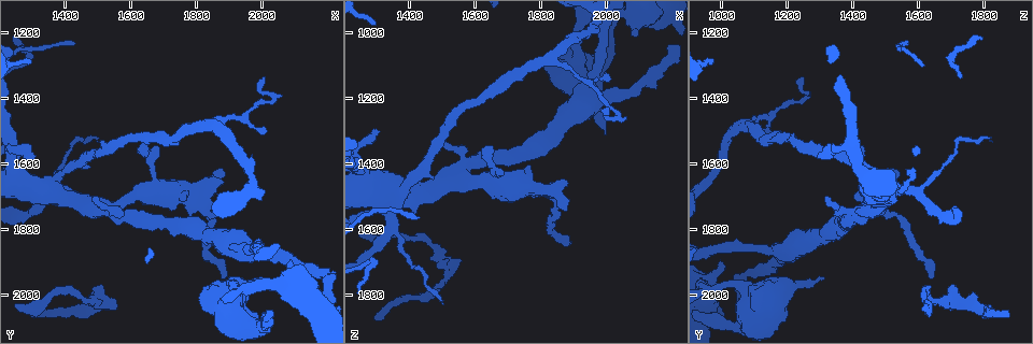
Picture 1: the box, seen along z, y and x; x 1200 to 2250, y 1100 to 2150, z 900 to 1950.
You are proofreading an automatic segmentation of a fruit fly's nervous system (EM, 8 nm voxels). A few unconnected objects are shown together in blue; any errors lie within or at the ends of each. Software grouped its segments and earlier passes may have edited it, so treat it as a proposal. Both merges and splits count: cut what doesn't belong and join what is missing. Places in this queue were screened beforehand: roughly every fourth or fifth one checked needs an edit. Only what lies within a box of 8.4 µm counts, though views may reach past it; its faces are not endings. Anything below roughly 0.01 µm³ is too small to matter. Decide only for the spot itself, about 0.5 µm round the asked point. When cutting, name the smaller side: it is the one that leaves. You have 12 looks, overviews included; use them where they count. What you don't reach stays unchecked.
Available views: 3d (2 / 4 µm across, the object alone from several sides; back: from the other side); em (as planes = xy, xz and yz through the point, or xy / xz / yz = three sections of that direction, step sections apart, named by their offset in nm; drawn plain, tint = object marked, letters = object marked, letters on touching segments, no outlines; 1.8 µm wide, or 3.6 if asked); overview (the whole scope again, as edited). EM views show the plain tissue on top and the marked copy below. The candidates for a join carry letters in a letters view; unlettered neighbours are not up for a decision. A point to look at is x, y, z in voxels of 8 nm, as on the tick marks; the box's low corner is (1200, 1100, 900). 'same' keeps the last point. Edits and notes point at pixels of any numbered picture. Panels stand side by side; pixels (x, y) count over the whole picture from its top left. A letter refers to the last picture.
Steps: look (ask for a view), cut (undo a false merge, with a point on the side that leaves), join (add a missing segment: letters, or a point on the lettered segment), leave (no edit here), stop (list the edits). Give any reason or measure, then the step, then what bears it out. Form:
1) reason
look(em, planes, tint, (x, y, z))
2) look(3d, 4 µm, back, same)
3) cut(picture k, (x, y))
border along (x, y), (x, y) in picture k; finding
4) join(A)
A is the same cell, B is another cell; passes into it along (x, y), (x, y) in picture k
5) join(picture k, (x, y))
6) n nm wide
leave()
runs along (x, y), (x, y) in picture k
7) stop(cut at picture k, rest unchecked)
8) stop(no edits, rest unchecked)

thick turns thin
look(3d, 4 µm, (1840, 1755, 1505))

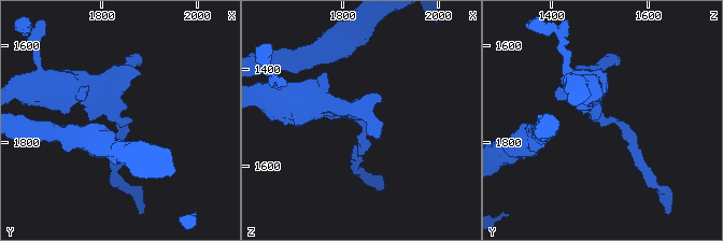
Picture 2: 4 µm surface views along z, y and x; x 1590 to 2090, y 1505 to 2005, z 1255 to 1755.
arms of 160, 340 nm
look(em, 3.6 µm, xy, step 4, tint, (1835, 1760, 1505))

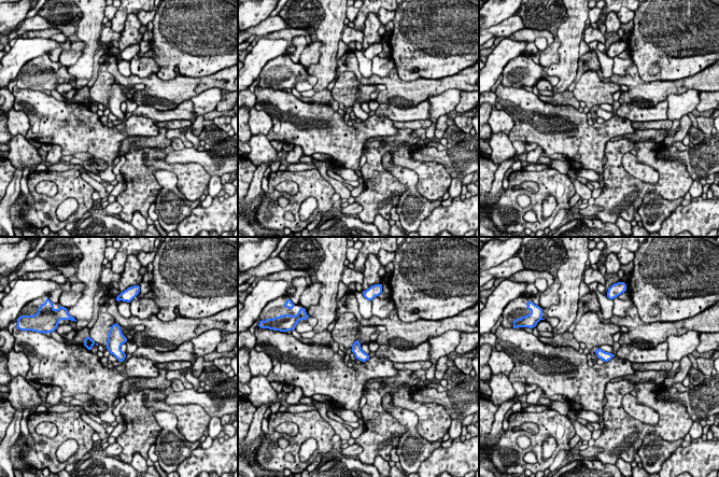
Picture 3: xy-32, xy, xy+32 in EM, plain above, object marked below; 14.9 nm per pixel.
cut it another way
look(em, 3.6 µm, planes, letters, same)

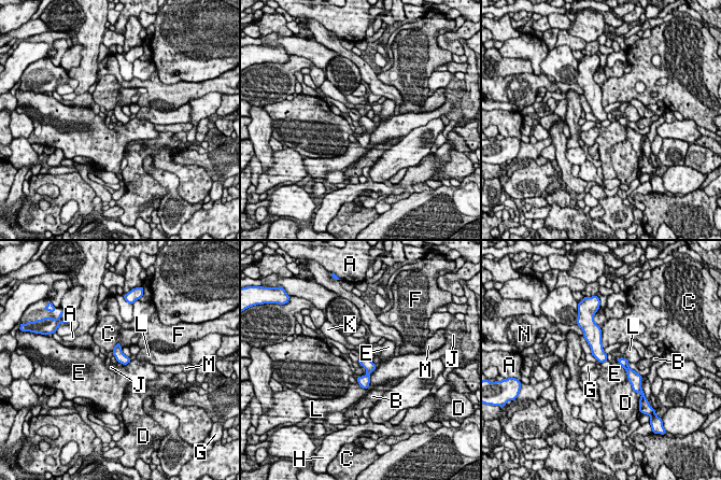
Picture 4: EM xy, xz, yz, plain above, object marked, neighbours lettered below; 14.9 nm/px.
160 nm wide
leave()
A, B, C, D, E, F, G, H, J, K, L, M and N are other cells; border along (617, 361), (624, 369), (628, 380) in picture 4; one neuron here

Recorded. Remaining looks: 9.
calibre changes
look(3d, 2 µm, (1545, 1730, 1450))

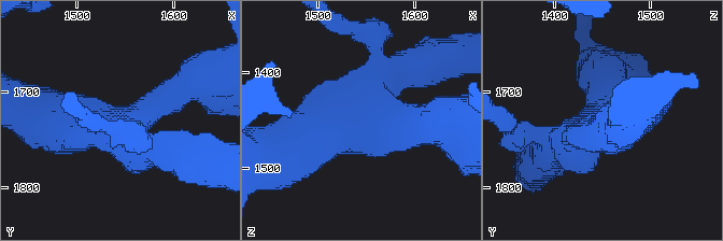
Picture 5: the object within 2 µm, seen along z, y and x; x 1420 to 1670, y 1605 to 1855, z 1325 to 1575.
4 arms
look(em, planes, letters, (1540, 1736, 1450))

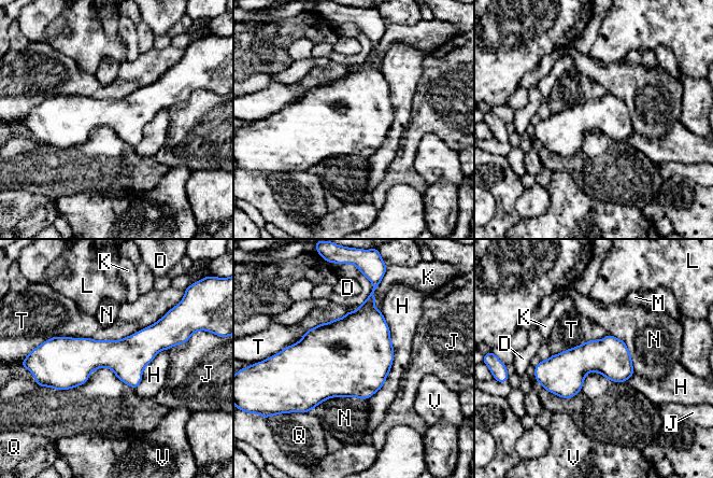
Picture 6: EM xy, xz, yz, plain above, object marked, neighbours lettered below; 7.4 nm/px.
leave()
D, H, J, K, L, M, N, Q, T and V are other cells; runs along (174, 340), (131, 354), (48, 354) in picture 6; one neuron here

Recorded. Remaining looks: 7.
free end
look(3d, 2 µm, (1300, 2060, 1880))

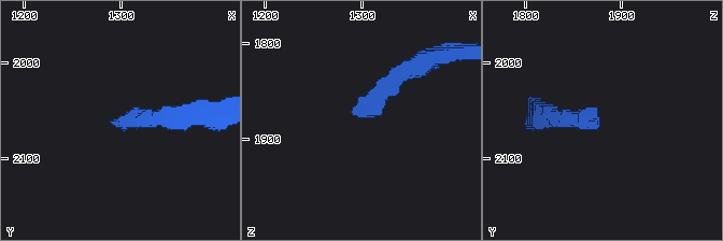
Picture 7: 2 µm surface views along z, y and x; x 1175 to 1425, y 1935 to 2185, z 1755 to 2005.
now the EM
look(em, yz, step 4, letters, (1292, 2064, 1876))

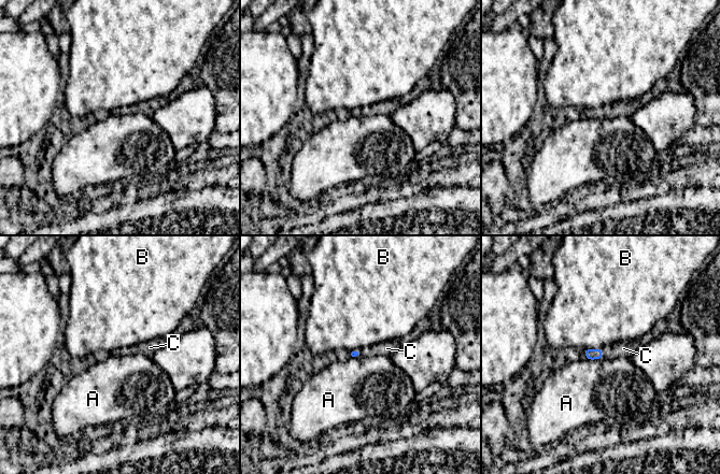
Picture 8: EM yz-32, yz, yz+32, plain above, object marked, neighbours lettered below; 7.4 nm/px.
join(picture 8, (623, 348))
C is the same cell, A and B are other cells; passes into it along (596, 354), (602, 354), (623, 348) in picture 8; the neuron continues

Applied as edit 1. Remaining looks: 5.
long arm stops here
look(3d, 4 µm, (1880, 1945, 1640))

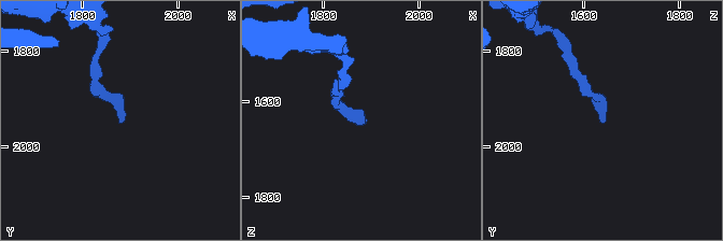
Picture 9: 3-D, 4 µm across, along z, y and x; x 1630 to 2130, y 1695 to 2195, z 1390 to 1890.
look(em, xy, step 8, tint, (1880, 1950, 1640))

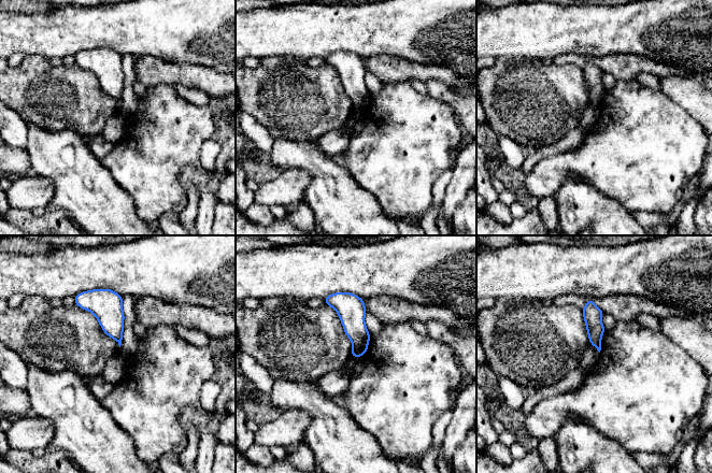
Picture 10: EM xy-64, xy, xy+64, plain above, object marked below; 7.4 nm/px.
look(em, planes, letters, same)

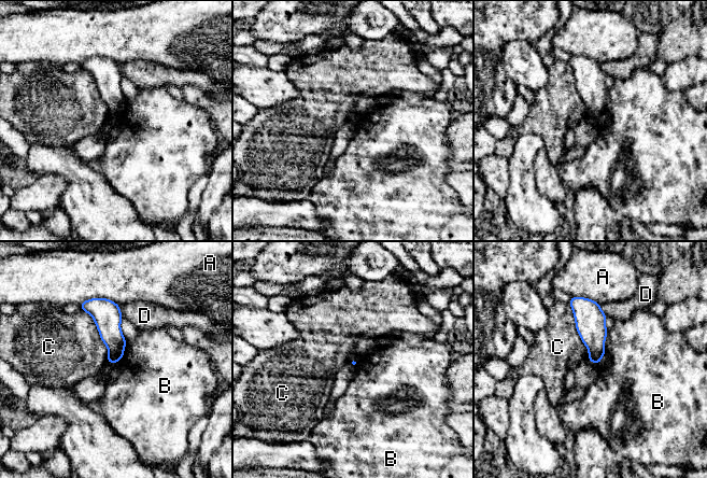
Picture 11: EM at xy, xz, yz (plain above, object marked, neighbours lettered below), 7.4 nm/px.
leave()
A, B, C and D are other cells; border along (82, 310), (92, 317), (109, 363) in picture 11; none of them fits

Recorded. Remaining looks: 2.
abrupt turn
look(em, 3.6 µm, planes, letters, (2020, 1405, 1230))

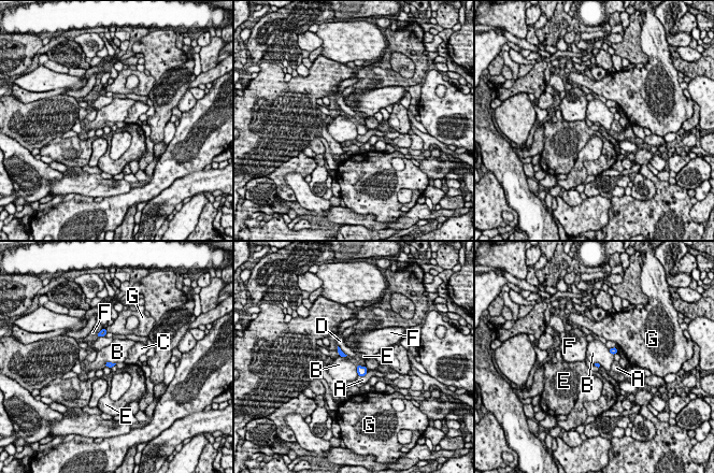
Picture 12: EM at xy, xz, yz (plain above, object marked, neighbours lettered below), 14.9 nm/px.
leave()
A, B, C, D, E, F and G are other cells; border along (365, 366), (357, 367), (357, 374) in picture 12; one neuron here

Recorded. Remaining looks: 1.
stop(join at picture 8, rest unchecked)

